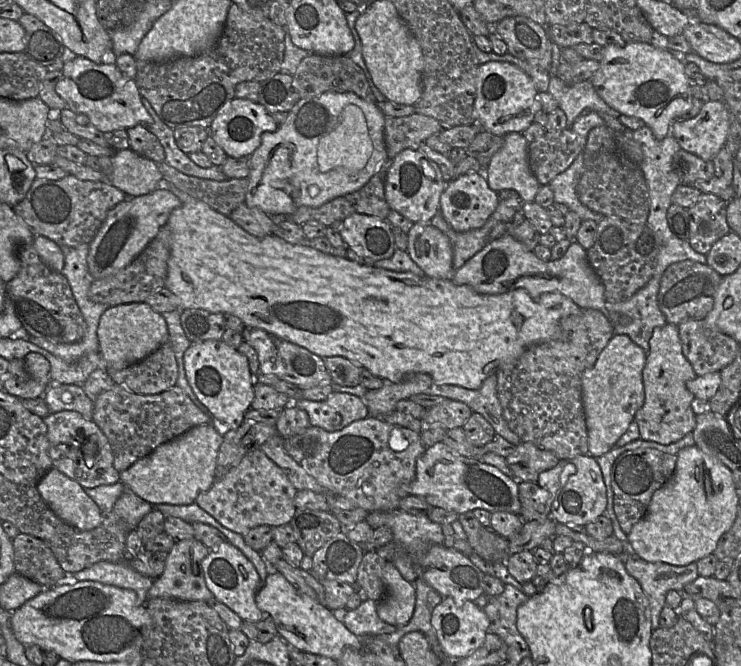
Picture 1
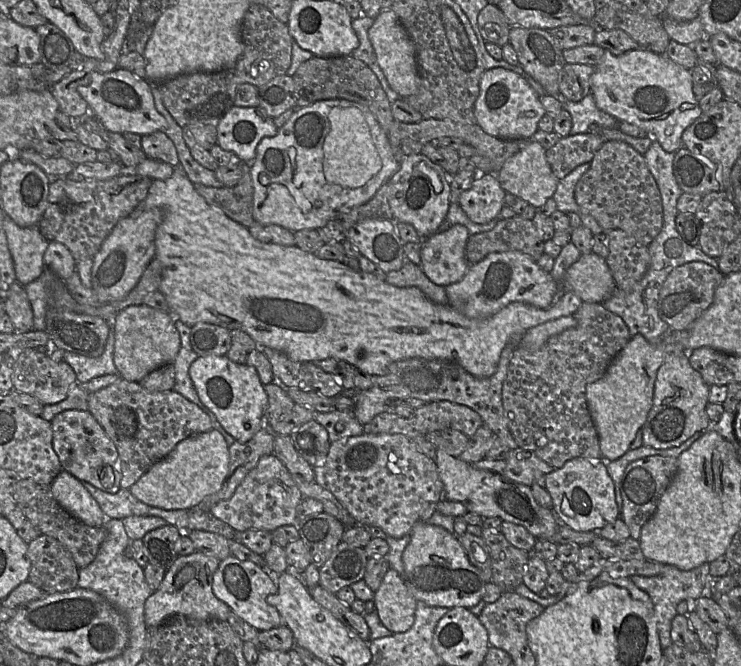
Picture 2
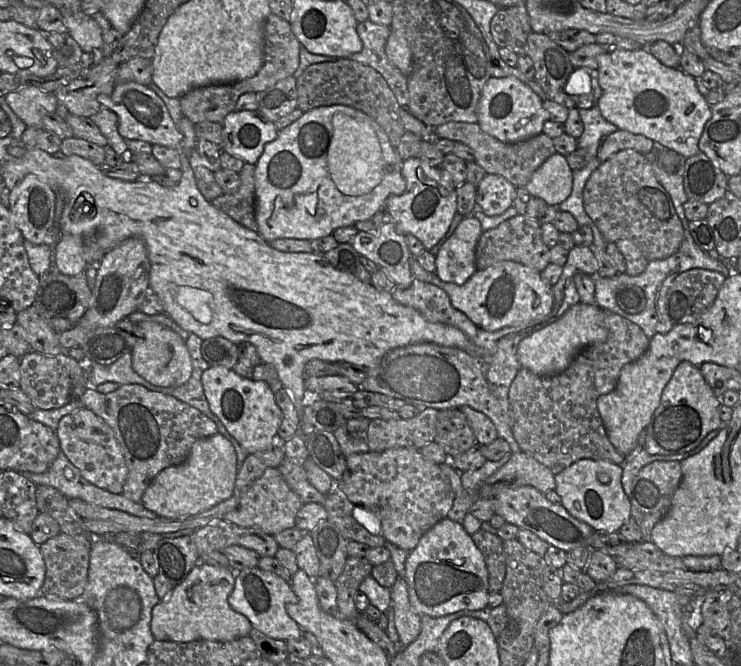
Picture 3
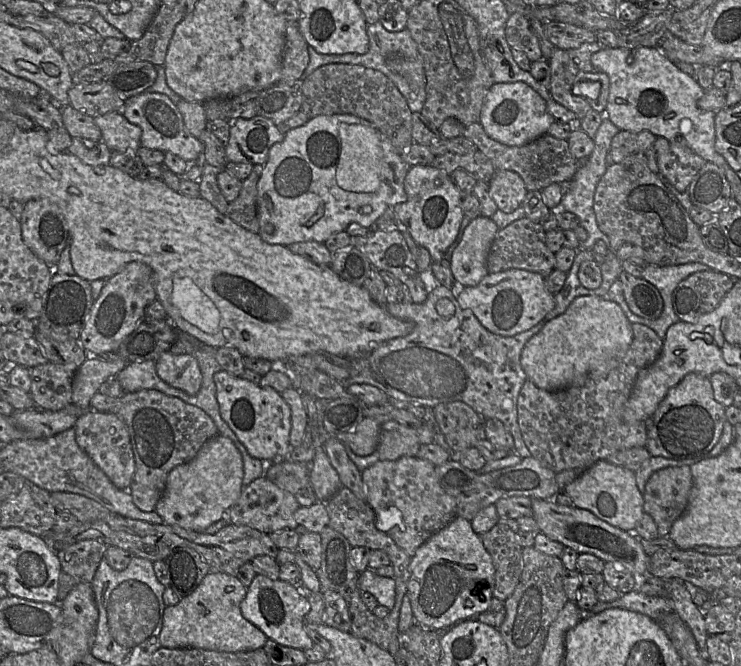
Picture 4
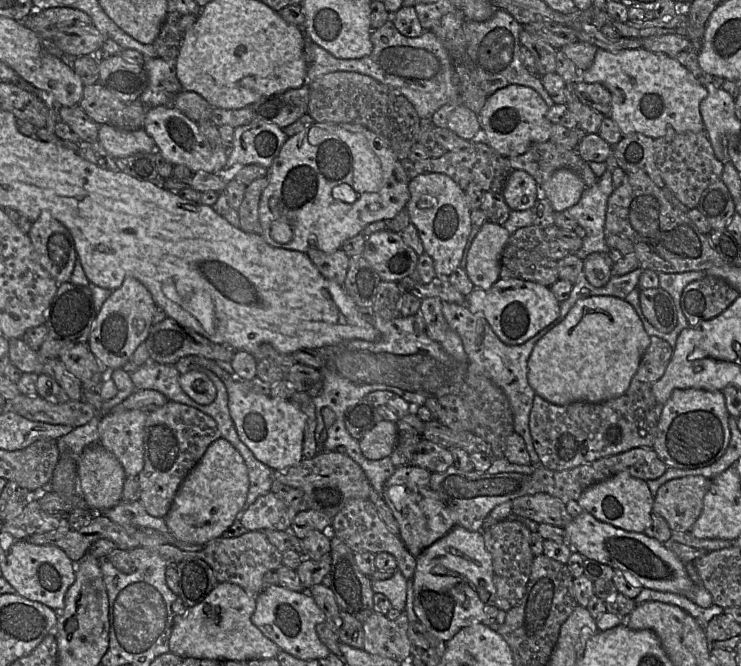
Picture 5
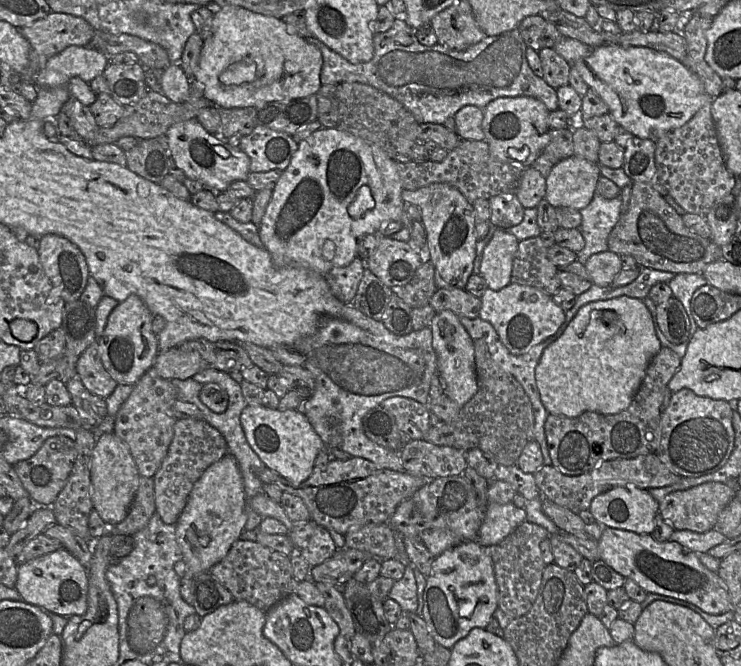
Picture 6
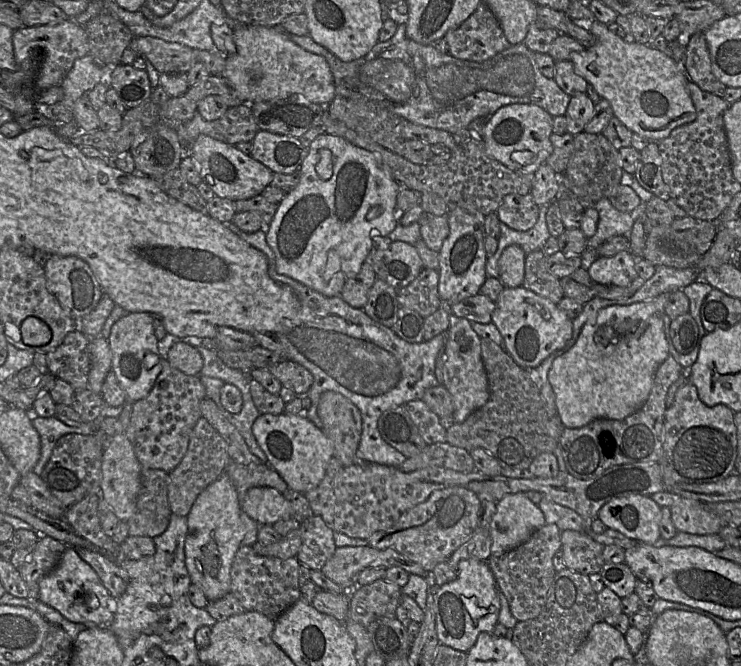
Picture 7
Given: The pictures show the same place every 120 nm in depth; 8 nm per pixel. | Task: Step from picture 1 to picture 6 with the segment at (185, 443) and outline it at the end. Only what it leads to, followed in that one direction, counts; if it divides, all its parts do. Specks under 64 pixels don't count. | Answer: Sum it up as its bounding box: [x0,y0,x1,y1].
[176,453,247,578]

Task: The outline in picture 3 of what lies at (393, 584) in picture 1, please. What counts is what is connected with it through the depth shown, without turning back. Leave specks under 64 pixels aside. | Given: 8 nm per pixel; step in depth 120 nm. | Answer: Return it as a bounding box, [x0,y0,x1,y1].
[391,576,421,647]

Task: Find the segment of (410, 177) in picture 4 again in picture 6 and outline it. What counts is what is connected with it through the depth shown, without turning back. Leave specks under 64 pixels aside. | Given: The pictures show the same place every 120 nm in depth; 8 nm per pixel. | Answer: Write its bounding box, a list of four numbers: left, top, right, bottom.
[402,183,477,289]

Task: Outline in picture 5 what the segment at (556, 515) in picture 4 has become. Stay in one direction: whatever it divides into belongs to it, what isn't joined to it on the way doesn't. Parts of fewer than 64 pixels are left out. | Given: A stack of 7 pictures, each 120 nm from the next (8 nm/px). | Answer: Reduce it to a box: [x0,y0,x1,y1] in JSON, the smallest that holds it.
[563,511,714,608]

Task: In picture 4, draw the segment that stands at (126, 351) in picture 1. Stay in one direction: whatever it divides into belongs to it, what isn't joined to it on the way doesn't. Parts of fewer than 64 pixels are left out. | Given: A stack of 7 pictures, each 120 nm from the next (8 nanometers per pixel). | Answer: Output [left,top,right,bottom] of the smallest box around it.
[156,352,202,395]

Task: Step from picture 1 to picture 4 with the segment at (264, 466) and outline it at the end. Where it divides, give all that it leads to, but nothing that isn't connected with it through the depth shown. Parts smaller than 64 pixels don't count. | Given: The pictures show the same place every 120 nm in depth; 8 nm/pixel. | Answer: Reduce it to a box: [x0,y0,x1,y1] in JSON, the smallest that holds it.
[228,475,300,534]

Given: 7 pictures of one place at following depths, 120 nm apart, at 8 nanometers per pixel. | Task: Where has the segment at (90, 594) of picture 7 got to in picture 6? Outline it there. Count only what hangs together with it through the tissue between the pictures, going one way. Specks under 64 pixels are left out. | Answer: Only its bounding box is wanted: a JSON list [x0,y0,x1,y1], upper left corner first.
[15,547,88,617]

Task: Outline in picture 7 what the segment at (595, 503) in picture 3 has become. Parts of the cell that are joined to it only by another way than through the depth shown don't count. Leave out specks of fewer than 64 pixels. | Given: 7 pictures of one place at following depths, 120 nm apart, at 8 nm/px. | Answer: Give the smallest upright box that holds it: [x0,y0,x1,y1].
[597,495,662,545]

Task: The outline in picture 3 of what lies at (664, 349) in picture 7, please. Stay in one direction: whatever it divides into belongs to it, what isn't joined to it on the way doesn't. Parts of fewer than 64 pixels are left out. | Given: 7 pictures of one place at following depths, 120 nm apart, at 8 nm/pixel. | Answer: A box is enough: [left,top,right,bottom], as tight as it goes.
[517,302,608,376]

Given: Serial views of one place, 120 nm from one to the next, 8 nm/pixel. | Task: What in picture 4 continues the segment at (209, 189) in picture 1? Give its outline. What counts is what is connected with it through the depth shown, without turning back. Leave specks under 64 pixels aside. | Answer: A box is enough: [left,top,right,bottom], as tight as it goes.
[225,165,263,233]

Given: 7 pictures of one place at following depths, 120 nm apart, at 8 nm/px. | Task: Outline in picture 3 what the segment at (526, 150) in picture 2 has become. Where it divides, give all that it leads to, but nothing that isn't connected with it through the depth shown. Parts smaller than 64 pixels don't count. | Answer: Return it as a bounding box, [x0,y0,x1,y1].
[525,152,573,206]

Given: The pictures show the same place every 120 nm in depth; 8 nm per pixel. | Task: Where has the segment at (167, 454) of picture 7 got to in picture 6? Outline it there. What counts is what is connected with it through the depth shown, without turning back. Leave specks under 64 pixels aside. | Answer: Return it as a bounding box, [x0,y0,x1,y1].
[113,372,178,477]

